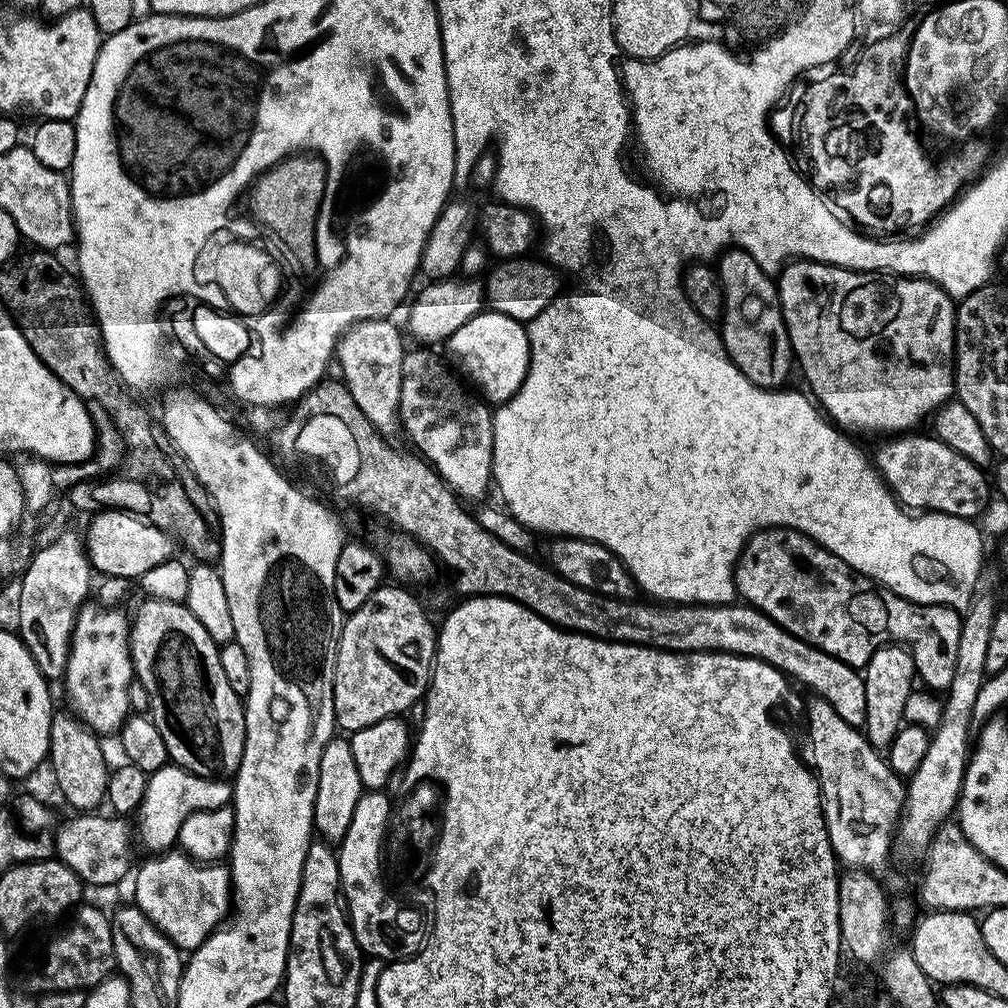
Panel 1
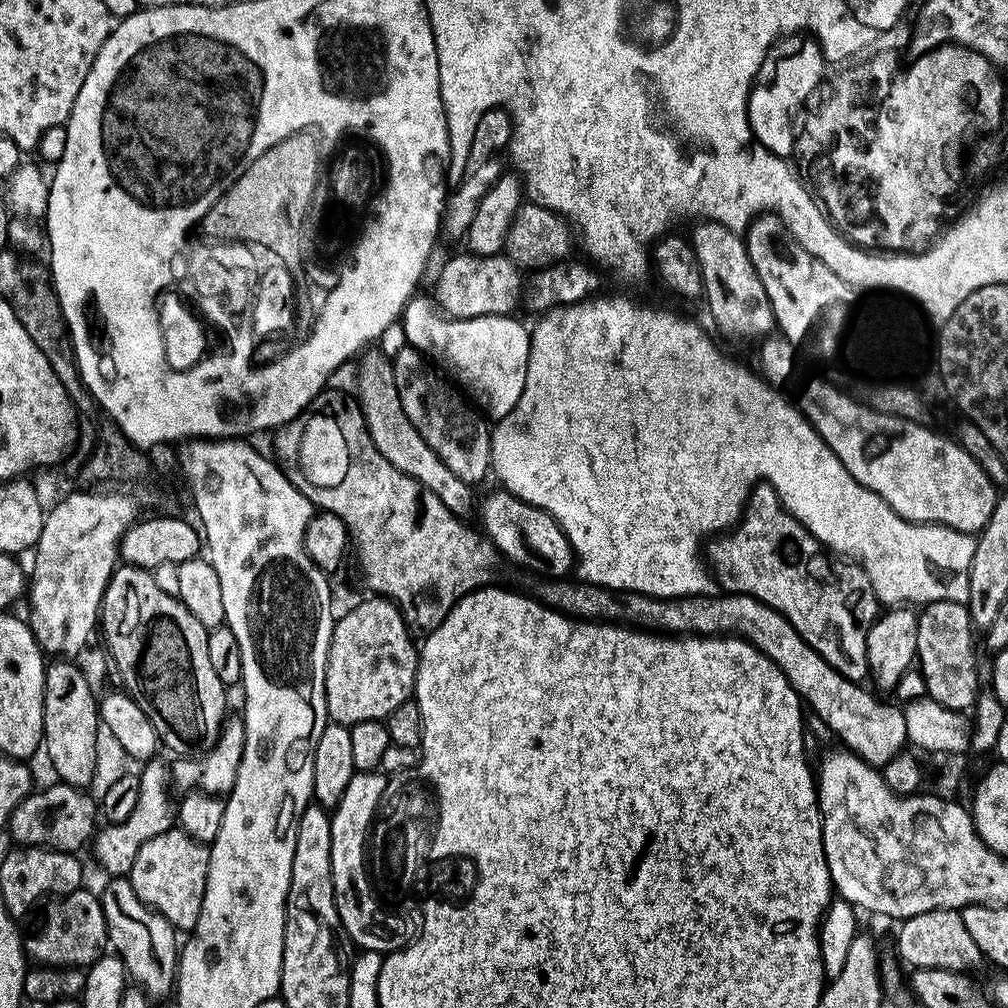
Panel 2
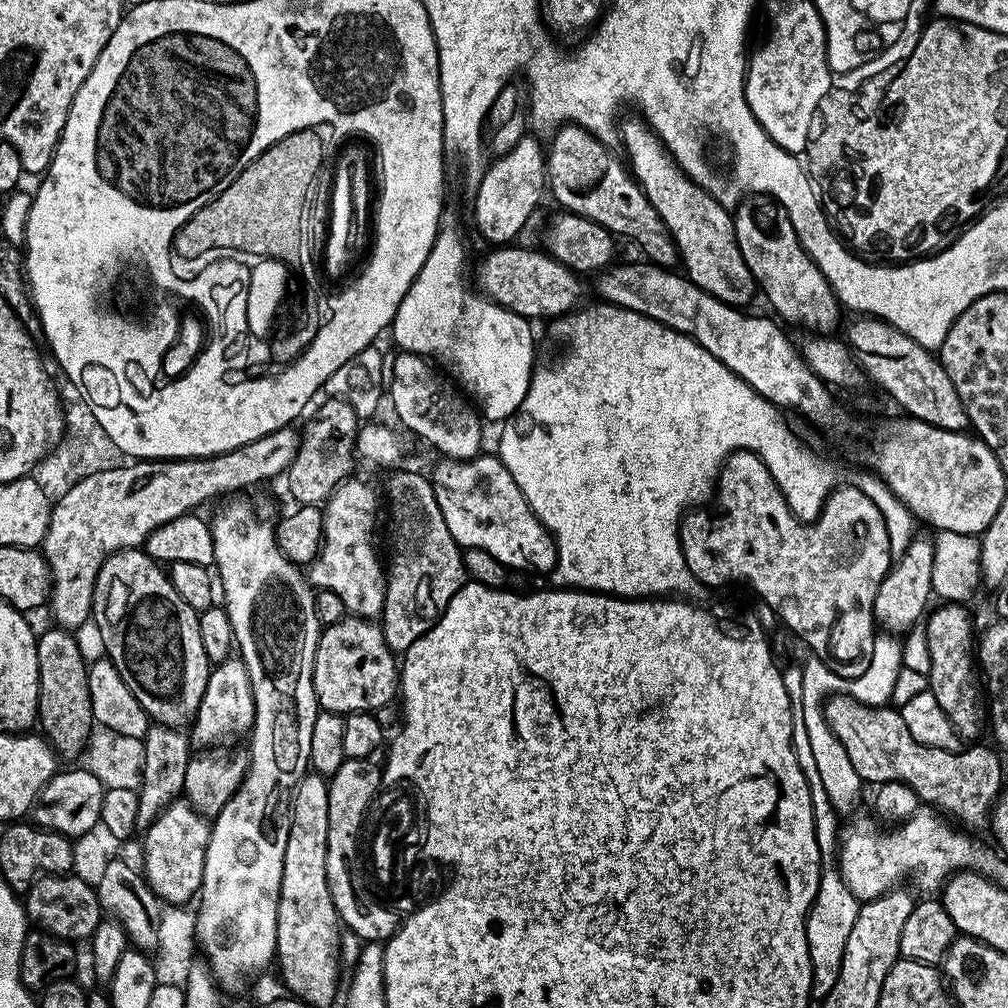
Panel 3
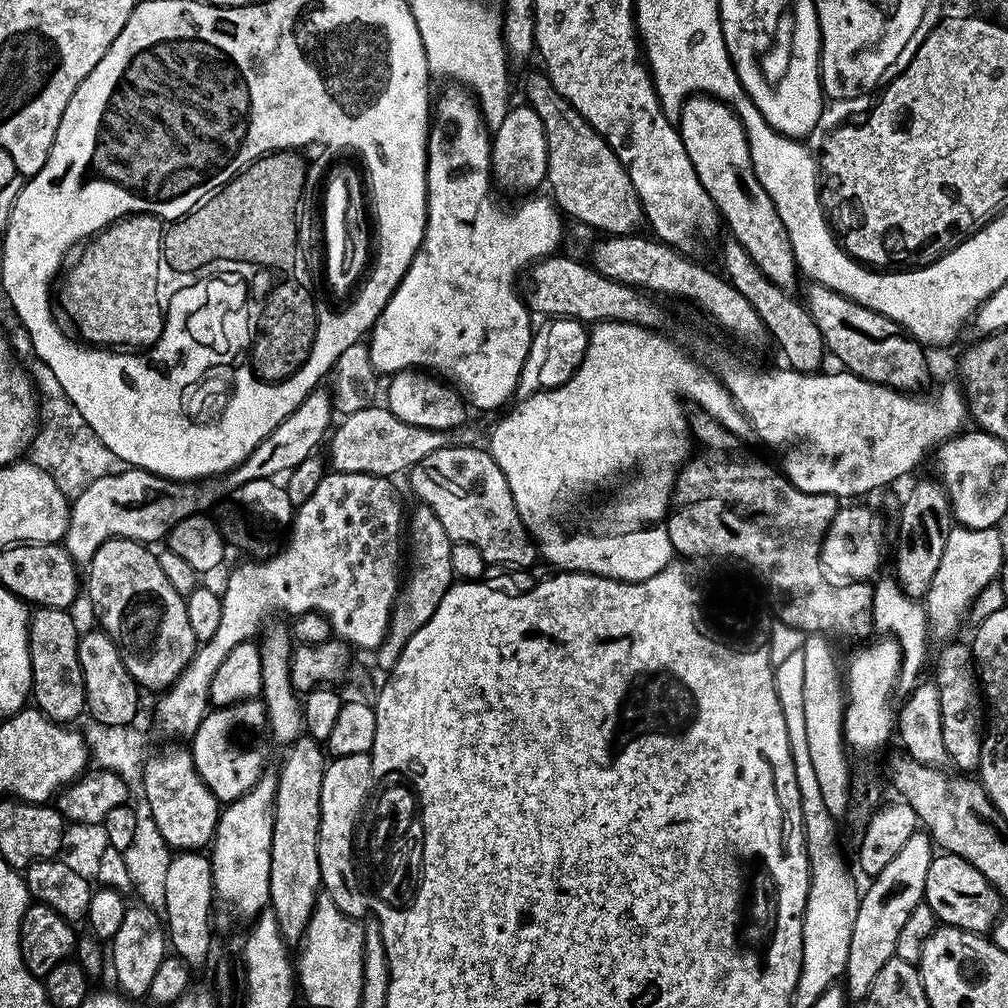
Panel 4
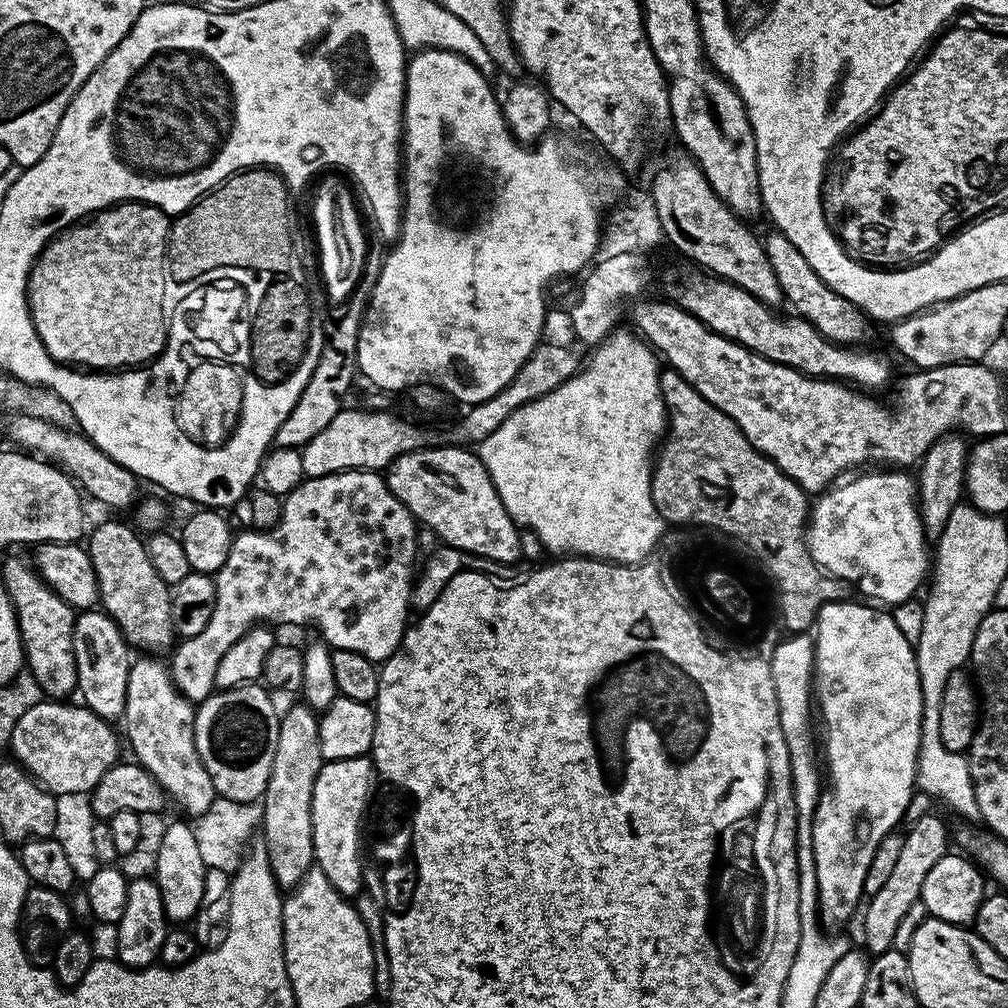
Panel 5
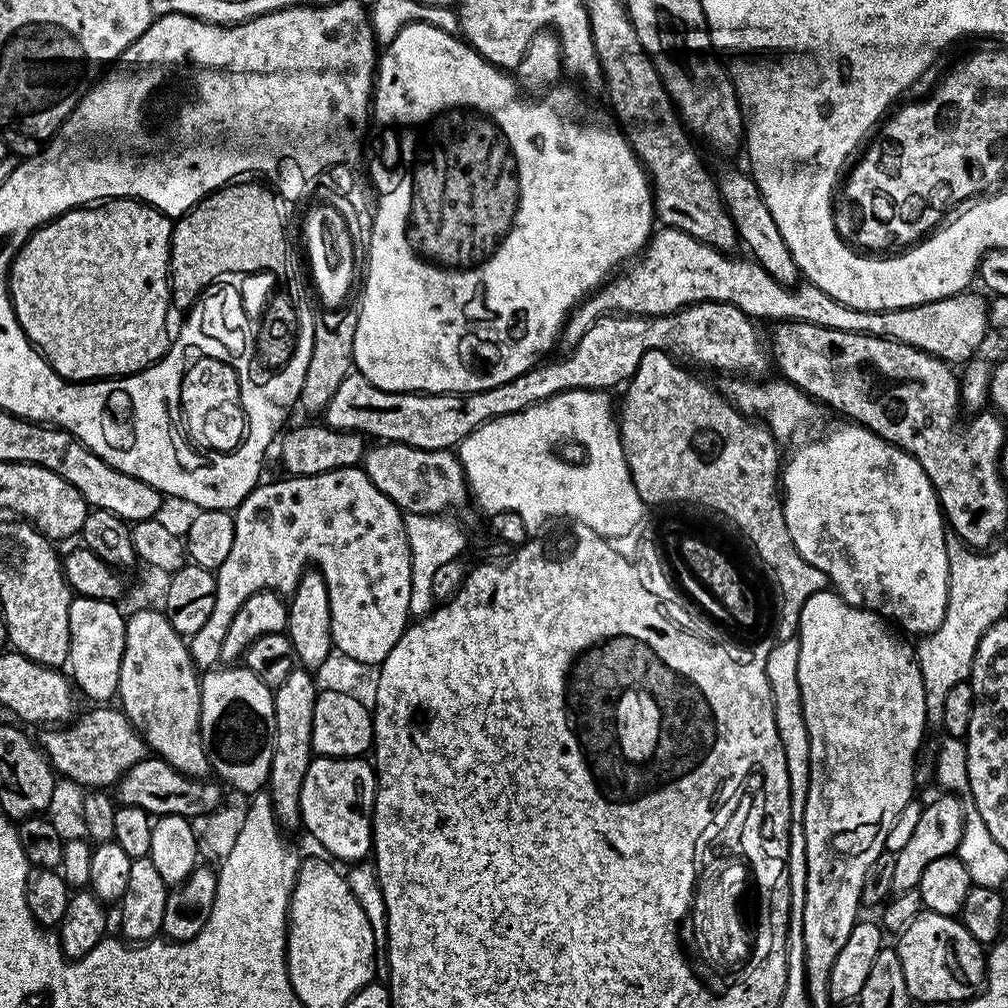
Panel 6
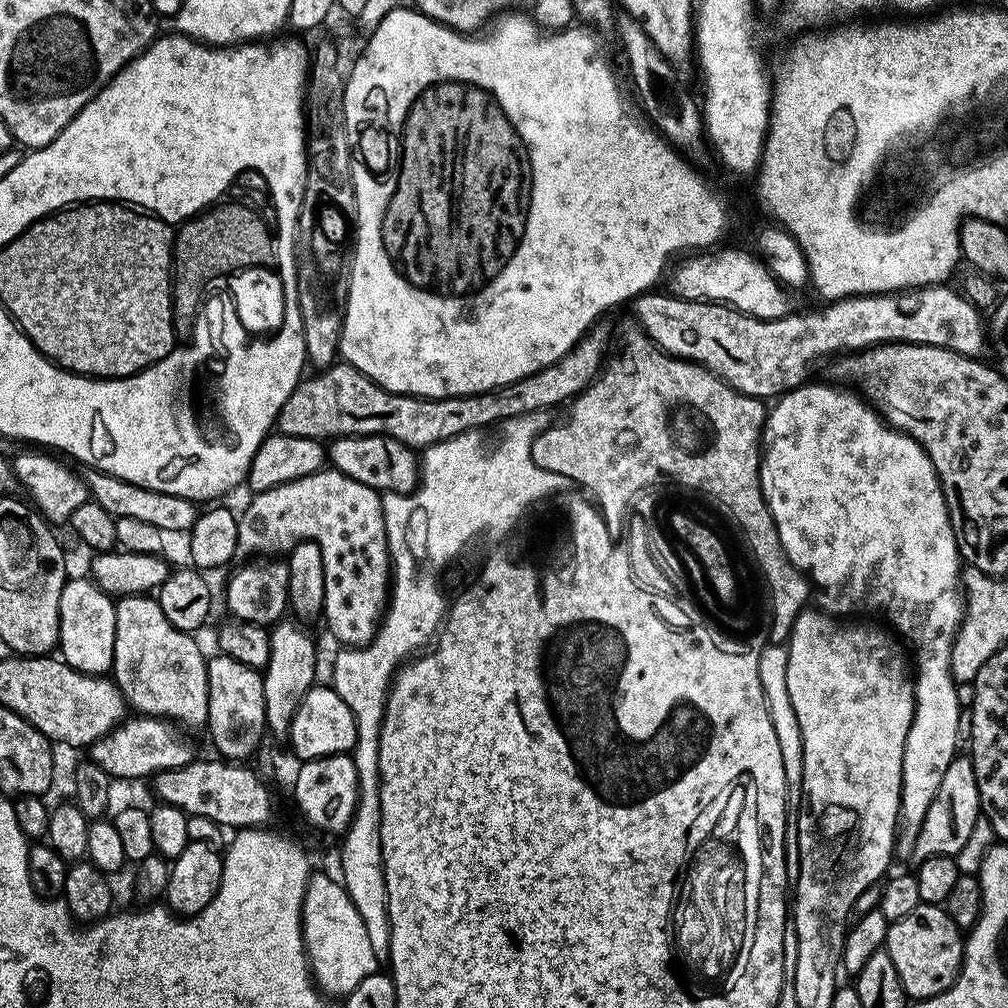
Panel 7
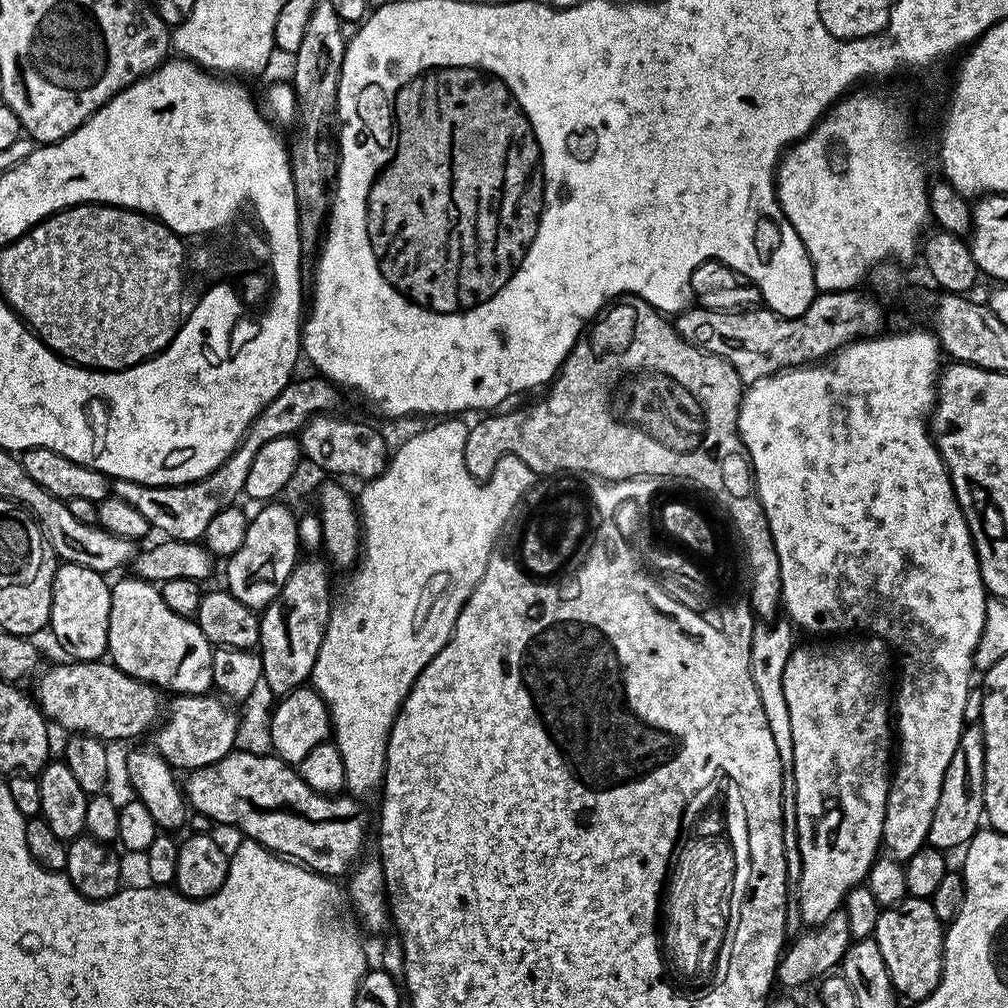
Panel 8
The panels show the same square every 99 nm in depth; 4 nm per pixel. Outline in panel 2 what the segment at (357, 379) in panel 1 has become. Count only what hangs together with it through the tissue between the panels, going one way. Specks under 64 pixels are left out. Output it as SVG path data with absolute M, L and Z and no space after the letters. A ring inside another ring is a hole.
M367 349L361 355L358 364L358 402L363 410L364 421L367 422L368 432L371 434L375 448L396 469L415 478L424 488L434 493L448 510L458 517L468 518L468 515L473 510L475 513L476 510L471 487L441 461L440 456L435 454L432 447L425 442L417 428L410 422L401 404L401 396L398 394L392 360L374 349Z

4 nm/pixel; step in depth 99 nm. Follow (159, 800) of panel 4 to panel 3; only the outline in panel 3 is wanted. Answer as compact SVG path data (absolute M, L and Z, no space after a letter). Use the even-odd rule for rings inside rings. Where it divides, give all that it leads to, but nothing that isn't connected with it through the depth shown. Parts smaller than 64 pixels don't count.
M177 798L171 804L167 804L152 824L147 825L144 836L144 868L142 875L152 887L152 892L165 905L187 905L187 900L197 899L200 887L204 881L204 867L206 866L206 850L210 842L212 826L210 820L191 807L184 798Z

